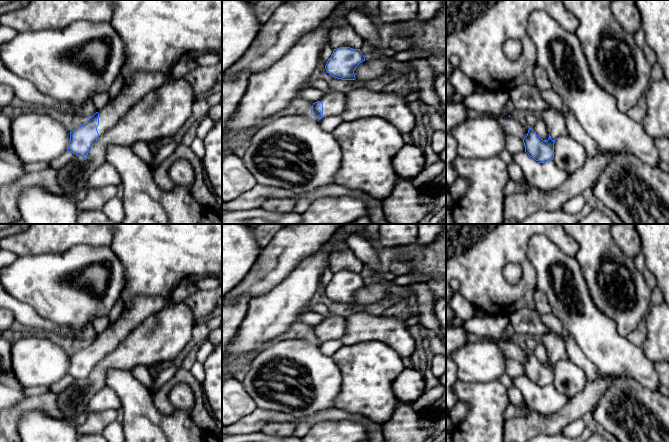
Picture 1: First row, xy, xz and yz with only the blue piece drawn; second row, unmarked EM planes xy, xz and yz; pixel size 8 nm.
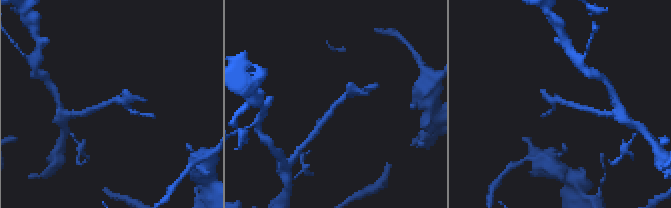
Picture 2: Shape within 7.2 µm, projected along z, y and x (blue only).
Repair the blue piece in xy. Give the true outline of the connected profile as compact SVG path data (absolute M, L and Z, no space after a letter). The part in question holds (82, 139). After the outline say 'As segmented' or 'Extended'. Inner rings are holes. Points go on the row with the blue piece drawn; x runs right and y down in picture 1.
M162 73L134 74L131 82L123 83L115 98L109 100L84 124L70 132L67 151L81 157L88 155L98 138L112 129L134 104L166 82L168 79Z. Extended

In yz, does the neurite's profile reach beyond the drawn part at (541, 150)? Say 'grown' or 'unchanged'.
grown

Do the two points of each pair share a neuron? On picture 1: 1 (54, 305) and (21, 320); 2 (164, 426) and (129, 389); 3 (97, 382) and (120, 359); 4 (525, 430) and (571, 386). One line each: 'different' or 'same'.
1: different
2: same
3: same
4: different

